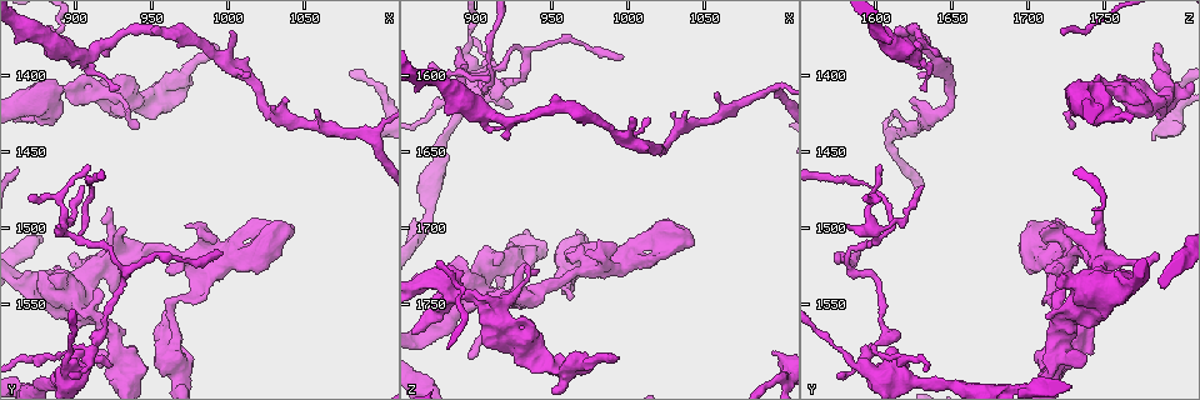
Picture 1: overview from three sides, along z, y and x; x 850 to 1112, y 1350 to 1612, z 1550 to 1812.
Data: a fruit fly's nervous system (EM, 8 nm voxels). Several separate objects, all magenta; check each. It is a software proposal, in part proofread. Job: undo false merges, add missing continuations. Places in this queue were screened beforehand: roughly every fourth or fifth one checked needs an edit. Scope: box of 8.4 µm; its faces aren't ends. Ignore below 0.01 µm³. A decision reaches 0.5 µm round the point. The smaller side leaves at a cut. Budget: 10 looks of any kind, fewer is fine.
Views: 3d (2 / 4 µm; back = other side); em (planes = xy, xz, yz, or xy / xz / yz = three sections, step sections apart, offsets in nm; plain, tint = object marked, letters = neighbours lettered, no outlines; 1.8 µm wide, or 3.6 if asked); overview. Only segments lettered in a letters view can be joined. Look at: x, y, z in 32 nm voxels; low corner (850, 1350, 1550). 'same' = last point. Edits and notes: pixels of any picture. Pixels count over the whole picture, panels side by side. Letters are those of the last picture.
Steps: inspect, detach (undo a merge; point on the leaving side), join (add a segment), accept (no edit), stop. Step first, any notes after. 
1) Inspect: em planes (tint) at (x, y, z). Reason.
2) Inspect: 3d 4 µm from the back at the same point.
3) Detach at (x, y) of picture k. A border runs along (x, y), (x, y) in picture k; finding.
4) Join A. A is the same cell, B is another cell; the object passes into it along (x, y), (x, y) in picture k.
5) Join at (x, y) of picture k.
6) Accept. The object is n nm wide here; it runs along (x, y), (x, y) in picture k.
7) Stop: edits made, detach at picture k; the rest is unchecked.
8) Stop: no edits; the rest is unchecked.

Inspect: em planes (tint) at (970, 1520, 1580). Thin neck.

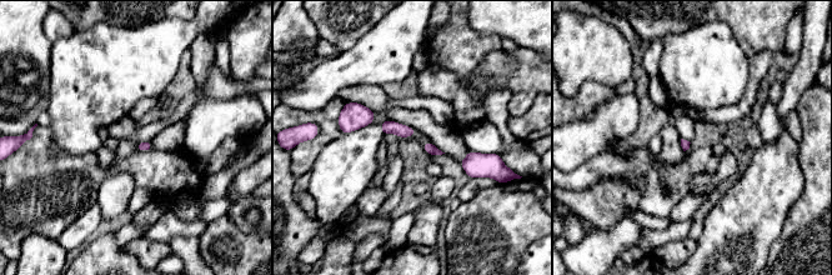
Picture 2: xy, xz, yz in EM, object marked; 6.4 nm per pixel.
Inspect: em planes (letters) at the same point.

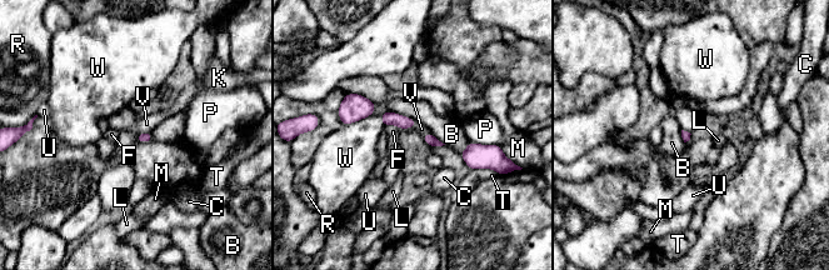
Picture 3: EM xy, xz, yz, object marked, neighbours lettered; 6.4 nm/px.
Accept. The object is 60 nm wide here; B, C, F, K, L, M, P, R, T, U, V and W are other cells; a border runs along (149, 131), (138, 134) in picture 3; one cell here.

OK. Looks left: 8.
Inspect: 3d 2 µm at (894, 1596, 1576). An open end.

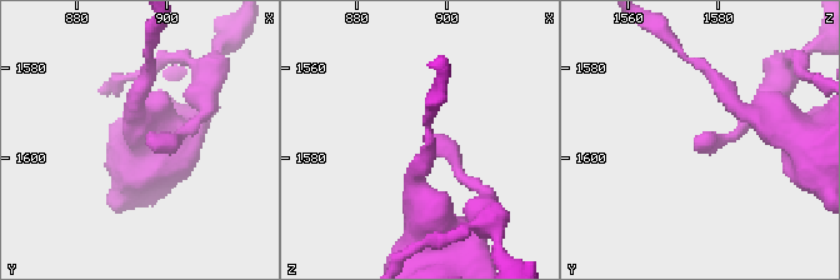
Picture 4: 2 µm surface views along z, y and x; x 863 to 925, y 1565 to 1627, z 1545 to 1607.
Inspect: em planes (tint) at (896, 1595, 1576).

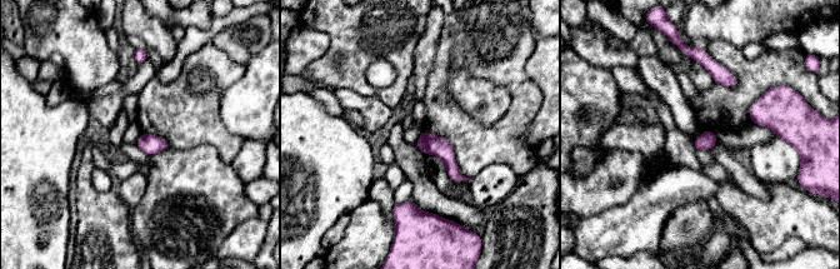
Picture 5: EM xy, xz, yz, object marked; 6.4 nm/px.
Inspect: em planes (letters) at the same point. See the neighbours.

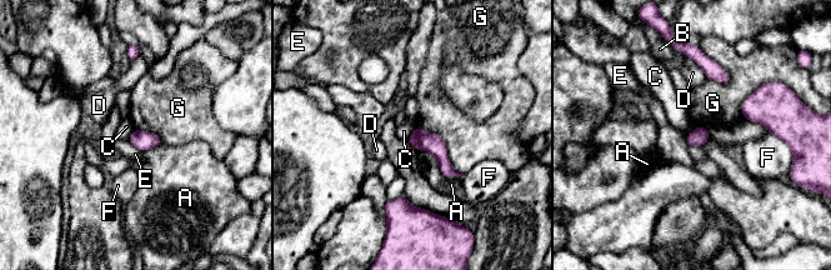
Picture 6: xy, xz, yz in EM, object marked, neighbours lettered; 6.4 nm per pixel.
Accept. A, B, C, D, E, F and G are other cells; it runs along (416, 131), (442, 158), (451, 173) in picture 6; none of them fits.

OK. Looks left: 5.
Inspect: em planes (letters) at (904, 1418, 1772). Branch stops here.

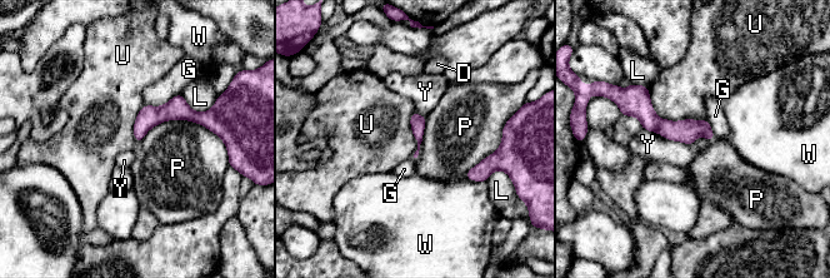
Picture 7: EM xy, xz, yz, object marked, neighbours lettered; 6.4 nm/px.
Accept. D, G, L, P, U, W and Y are other cells; it runs along (631, 100), (658, 125), (710, 137) in picture 7; none of them fits.

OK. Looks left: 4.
Inspect: 3d 4 µm at (1094, 1442, 1780). Free end.

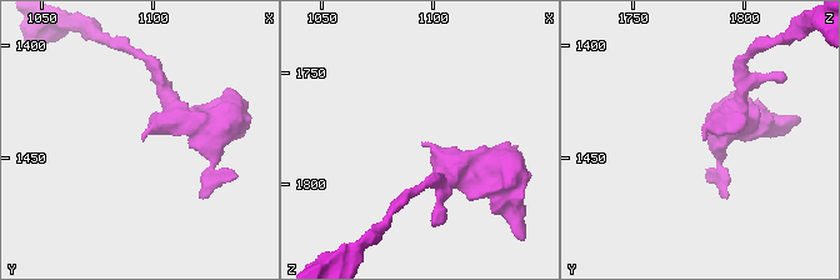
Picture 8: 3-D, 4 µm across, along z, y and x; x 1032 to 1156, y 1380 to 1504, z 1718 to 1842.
Inspect: em yz step 16 (letters) at (1095, 1443, 1782). Shape alone is not enough.

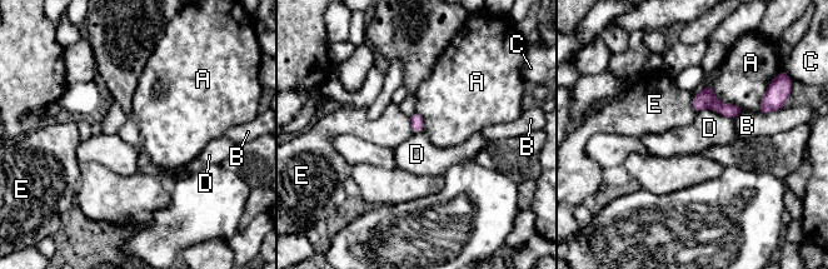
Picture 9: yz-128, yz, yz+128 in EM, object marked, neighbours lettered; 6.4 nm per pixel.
Inspect: em planes (letters) at the same point. Another direction.

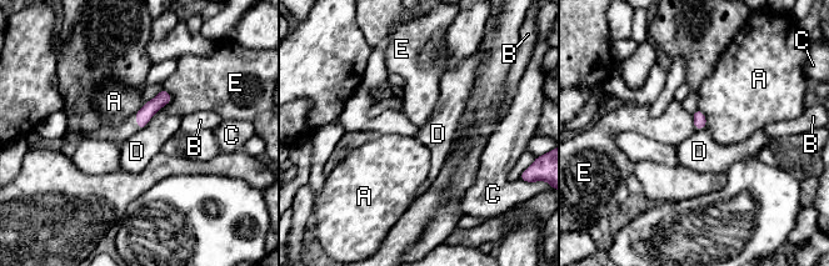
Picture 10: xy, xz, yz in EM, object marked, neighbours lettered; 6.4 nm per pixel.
Accept. A, B, C, D and E are other cells; no lettered segment goes on from it.

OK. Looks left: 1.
Stop: no edits; the rest is unchecked.

